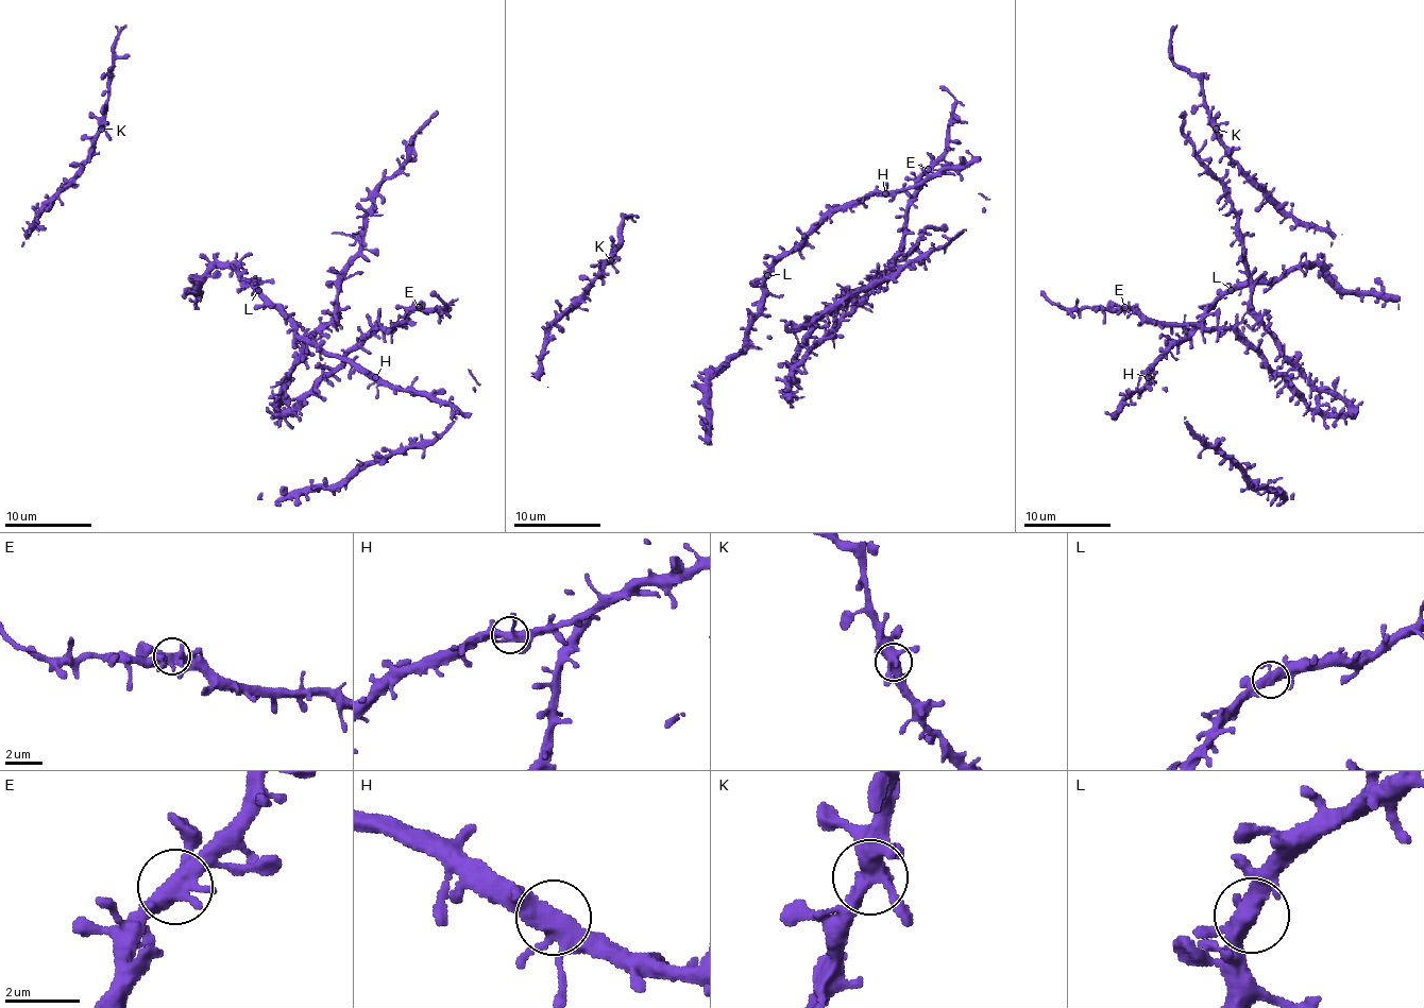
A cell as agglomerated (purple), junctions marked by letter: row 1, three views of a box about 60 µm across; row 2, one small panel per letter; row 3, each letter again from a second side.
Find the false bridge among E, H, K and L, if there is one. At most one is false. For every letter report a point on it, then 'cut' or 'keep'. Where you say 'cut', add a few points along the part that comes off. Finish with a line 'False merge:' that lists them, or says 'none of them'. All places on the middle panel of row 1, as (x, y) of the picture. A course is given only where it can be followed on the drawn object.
E: (928, 169) | keep
H: (885, 193) | keep
K: (610, 260) | keep
L: (767, 275) | keep
False merge: none of them

